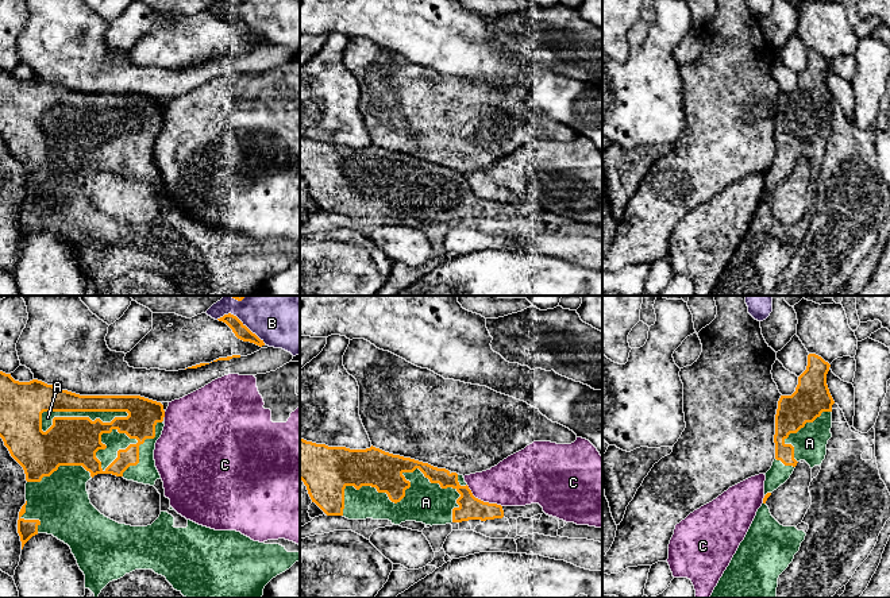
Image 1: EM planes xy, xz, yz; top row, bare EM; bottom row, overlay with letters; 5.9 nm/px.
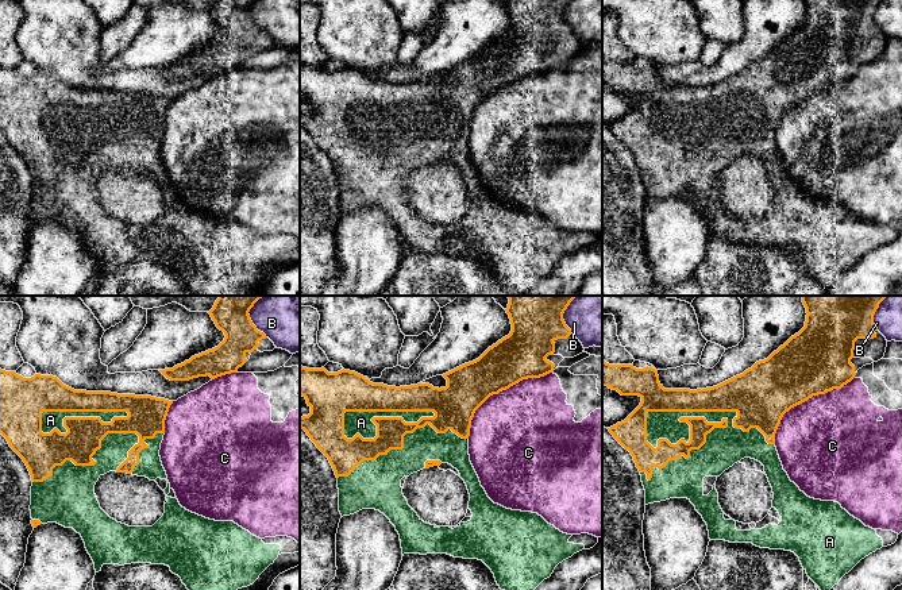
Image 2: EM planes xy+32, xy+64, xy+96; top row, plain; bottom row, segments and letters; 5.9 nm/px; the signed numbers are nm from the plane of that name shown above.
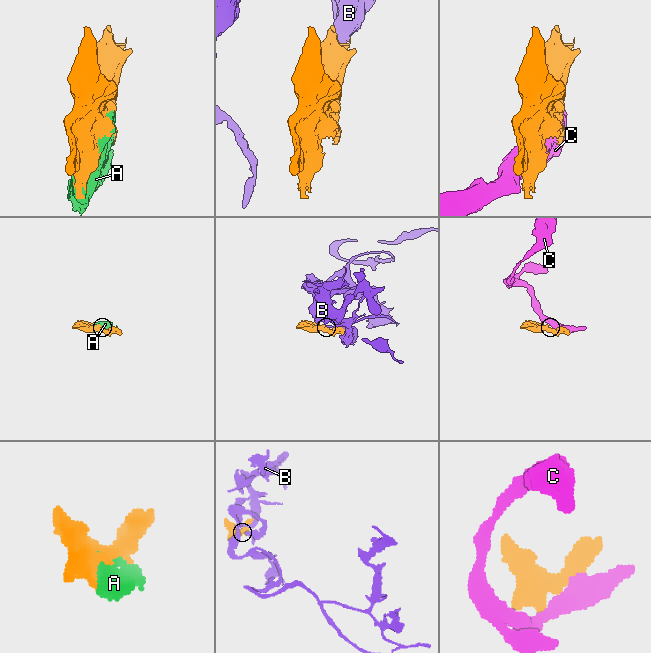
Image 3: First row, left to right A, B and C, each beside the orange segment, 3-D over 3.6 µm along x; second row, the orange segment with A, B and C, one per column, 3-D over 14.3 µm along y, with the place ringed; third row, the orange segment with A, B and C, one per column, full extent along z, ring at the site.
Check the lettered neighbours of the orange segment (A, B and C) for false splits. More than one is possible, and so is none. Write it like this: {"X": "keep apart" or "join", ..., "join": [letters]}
{"A": "join", "B": "keep apart", "C": "keep apart", "join": ["A"]}

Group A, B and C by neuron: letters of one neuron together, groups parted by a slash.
A / B / C

